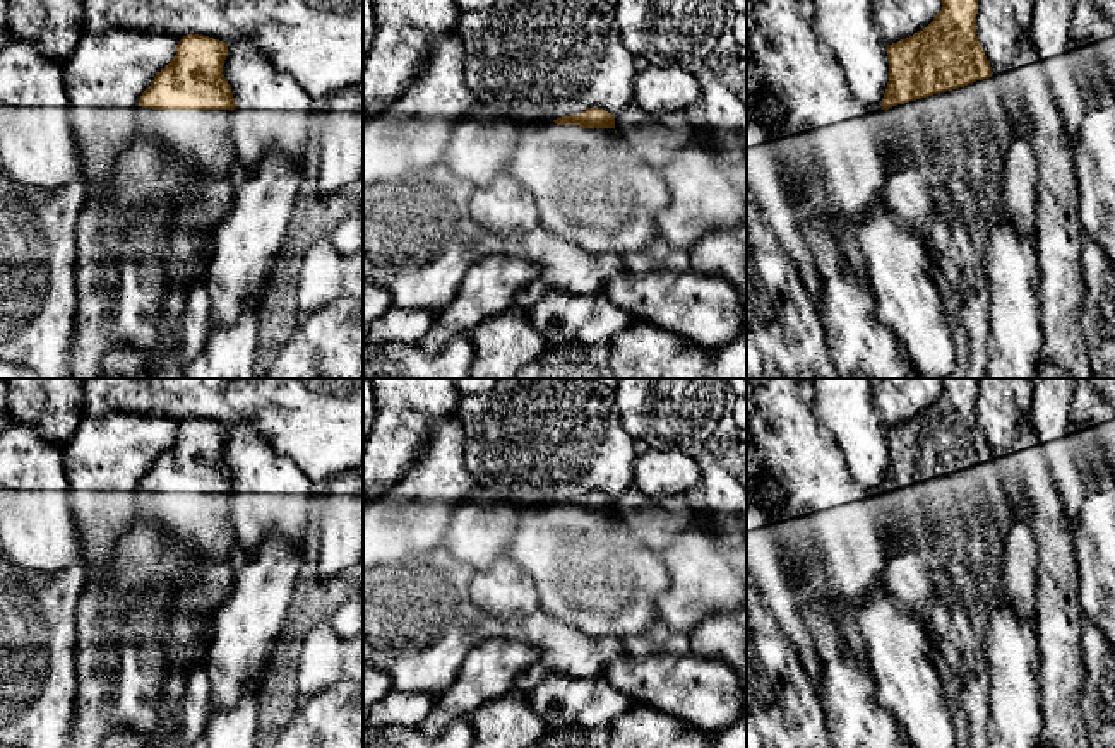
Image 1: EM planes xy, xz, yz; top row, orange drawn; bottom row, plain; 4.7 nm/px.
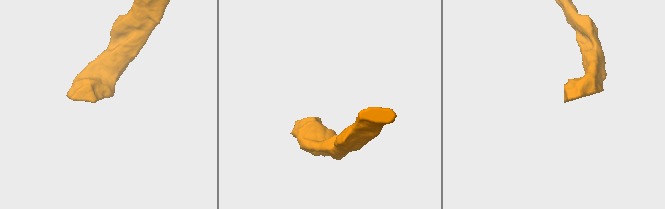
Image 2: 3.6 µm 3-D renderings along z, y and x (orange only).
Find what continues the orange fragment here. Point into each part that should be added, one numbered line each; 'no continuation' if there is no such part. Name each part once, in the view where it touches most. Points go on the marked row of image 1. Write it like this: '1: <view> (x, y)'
1: yz (944, 166)

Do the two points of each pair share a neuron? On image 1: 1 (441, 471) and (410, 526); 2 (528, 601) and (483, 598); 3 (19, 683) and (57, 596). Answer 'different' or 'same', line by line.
1: same
2: same
3: same

